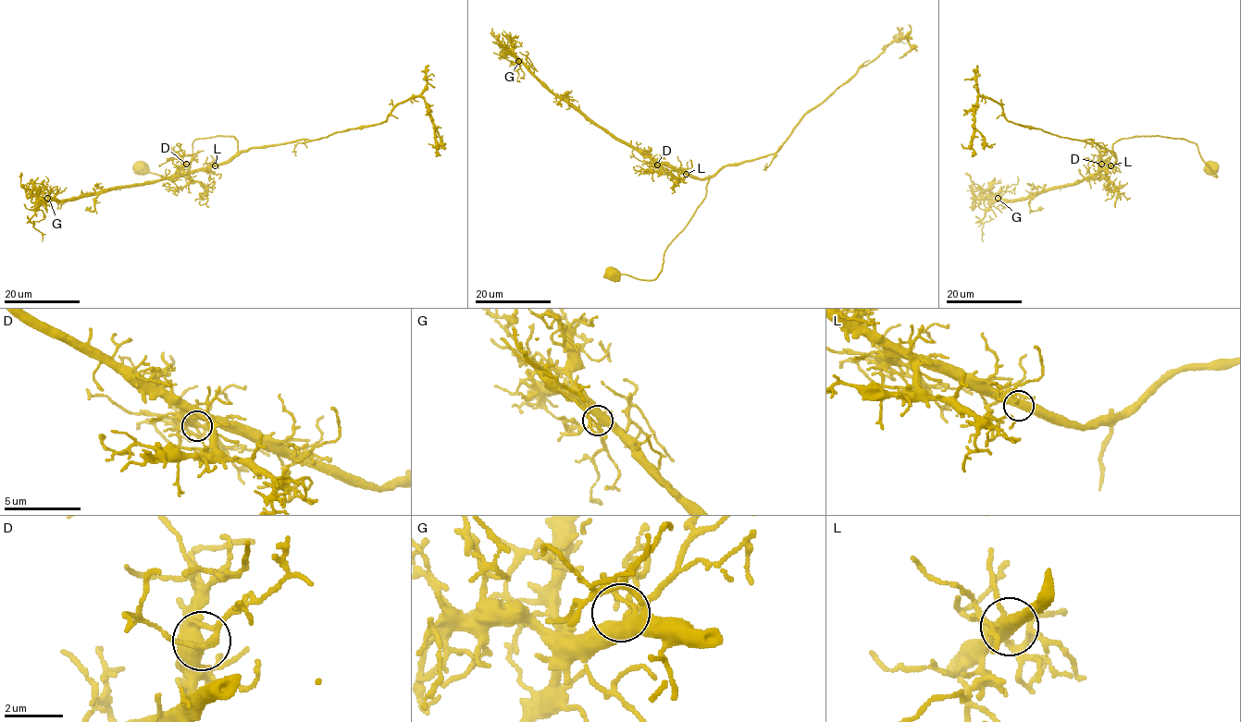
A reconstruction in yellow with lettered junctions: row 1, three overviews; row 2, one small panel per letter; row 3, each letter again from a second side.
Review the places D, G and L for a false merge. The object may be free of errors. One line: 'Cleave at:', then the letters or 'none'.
Cleave at: none

